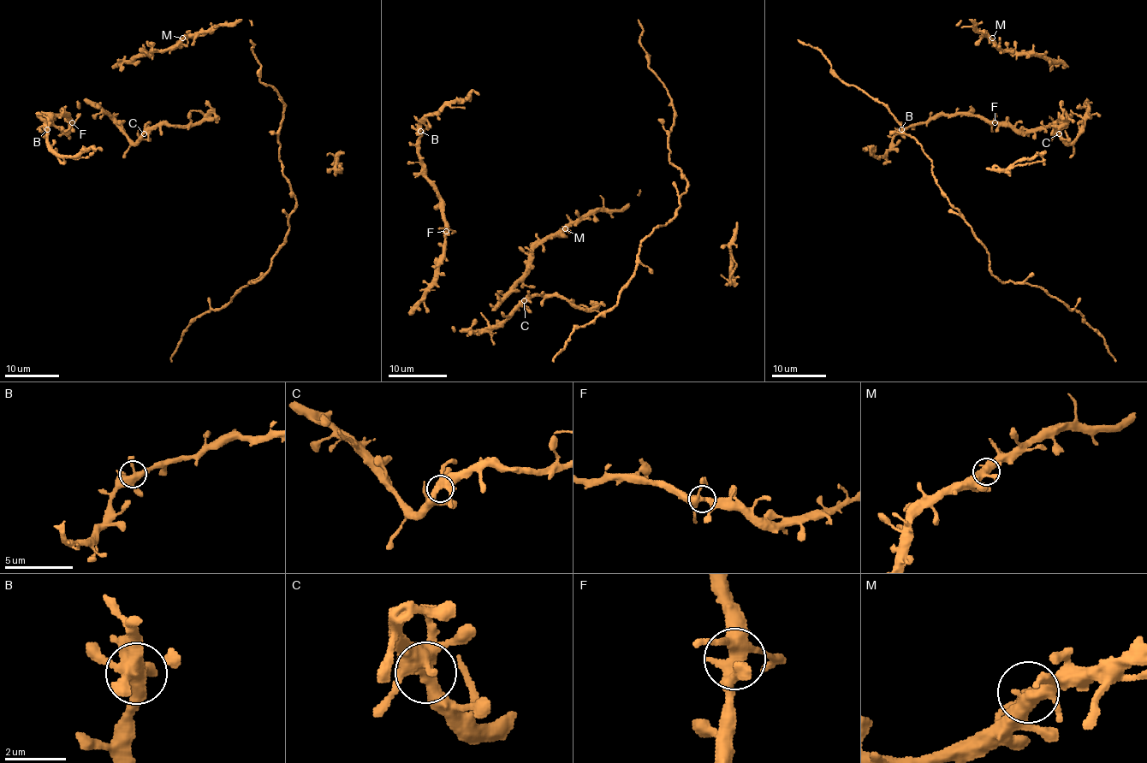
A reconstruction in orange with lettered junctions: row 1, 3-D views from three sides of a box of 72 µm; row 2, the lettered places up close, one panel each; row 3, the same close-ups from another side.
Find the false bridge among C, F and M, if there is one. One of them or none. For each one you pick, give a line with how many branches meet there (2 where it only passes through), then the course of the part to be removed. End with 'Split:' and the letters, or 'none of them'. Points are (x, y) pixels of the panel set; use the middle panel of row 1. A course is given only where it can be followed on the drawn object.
Split: none of them

